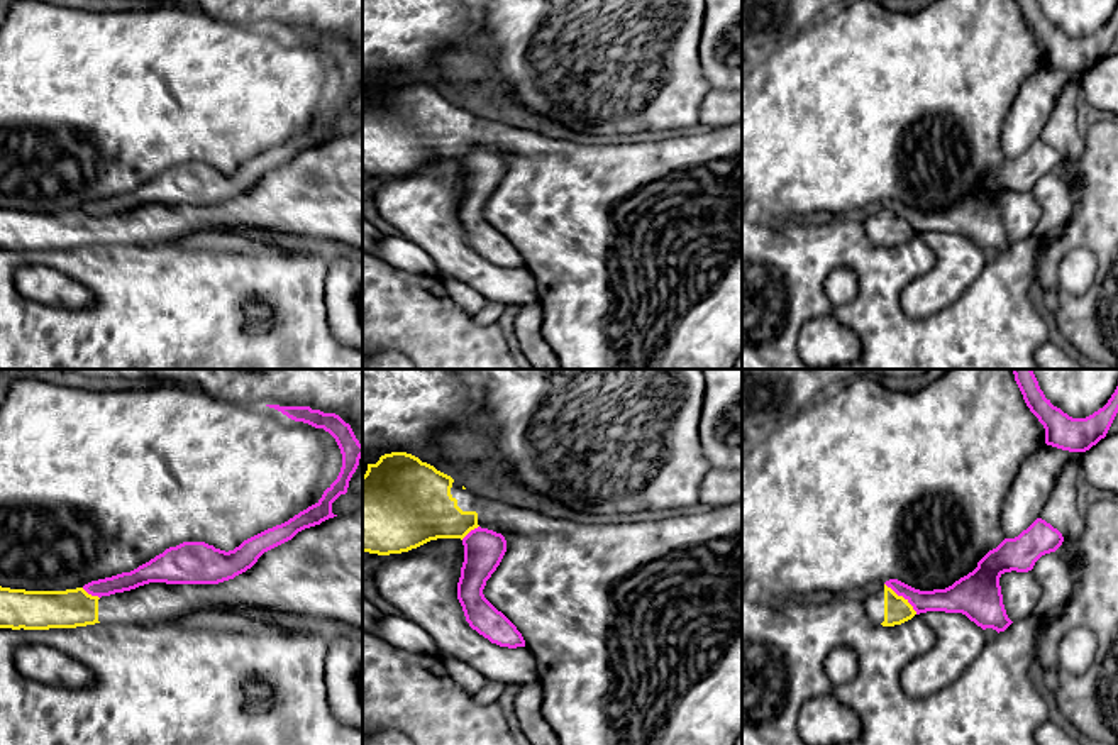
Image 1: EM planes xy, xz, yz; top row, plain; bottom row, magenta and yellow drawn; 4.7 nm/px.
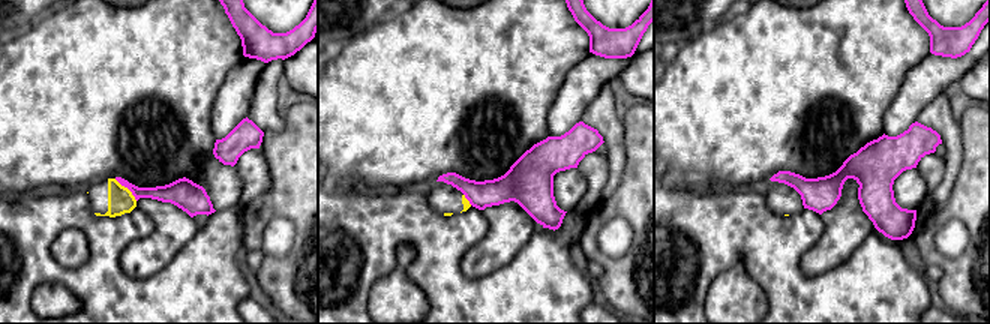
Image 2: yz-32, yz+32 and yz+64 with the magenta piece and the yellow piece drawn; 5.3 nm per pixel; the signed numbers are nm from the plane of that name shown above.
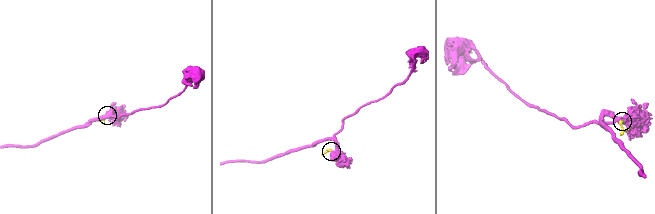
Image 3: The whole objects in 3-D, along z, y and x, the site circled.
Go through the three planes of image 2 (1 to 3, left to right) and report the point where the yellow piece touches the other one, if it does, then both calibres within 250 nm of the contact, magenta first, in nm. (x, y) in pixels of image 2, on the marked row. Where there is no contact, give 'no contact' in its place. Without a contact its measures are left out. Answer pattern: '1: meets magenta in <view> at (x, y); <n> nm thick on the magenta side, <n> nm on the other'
1: meets magenta in yz-32 at (126, 186); 100 nm thick on the magenta side, 140 nm on the other
2: meets magenta in yz+32 at (467, 198); 160 nm thick on the magenta side, 40 nm on the other
3: no contact

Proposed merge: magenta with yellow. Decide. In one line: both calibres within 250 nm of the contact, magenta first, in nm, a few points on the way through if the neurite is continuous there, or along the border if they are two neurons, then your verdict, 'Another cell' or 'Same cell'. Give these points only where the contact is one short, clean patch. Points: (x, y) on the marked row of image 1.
Thickness 130 nm (magenta) against 130 nm. Boundary: yz (885, 583), (917, 613). Another cell

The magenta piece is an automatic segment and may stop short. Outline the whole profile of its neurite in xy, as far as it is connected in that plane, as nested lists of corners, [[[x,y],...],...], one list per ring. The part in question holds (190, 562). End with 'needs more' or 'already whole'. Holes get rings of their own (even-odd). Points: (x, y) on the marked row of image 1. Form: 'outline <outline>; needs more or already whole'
outline [[[266,406],[281,411],[295,422],[324,428],[335,439],[342,454],[342,467],[337,479],[324,491],[322,498],[288,522],[244,540],[234,550],[225,552],[205,542],[183,542],[166,549],[163,554],[130,572],[85,584],[83,589],[88,594],[102,598],[130,591],[149,582],[219,584],[246,572],[264,552],[291,540],[298,532],[337,516],[332,513],[332,503],[340,494],[347,493],[349,481],[363,457],[363,445],[356,439],[351,425],[335,413],[324,413],[310,406]]]; already whole

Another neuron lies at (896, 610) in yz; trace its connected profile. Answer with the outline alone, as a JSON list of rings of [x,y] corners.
[[[886,584],[872,588],[862,604],[871,621],[883,626],[901,625],[916,615],[908,599]]]

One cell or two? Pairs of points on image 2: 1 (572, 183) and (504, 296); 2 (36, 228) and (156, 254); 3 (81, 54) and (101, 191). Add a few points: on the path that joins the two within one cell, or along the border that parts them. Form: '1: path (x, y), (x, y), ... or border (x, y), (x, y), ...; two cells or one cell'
1: border (578, 209), (567, 212); two cells
2: border (153, 225), (122, 254), (122, 269), (132, 279); two cells
3: border (107, 177), (90, 185); two cells

